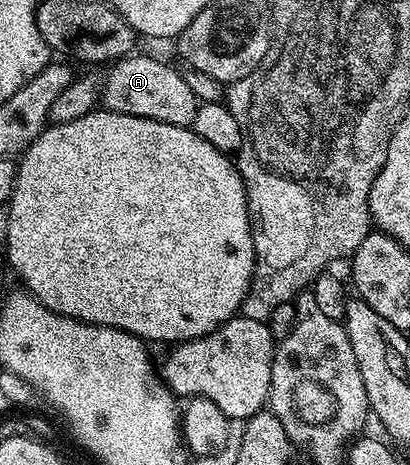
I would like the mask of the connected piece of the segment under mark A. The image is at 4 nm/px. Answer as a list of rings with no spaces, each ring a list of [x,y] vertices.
[[[132,54],[114,61],[103,81],[101,104],[106,111],[129,114],[137,118],[149,118],[173,126],[186,128],[191,125],[197,114],[200,102],[195,99],[188,83],[178,67],[170,68],[151,56]]]

